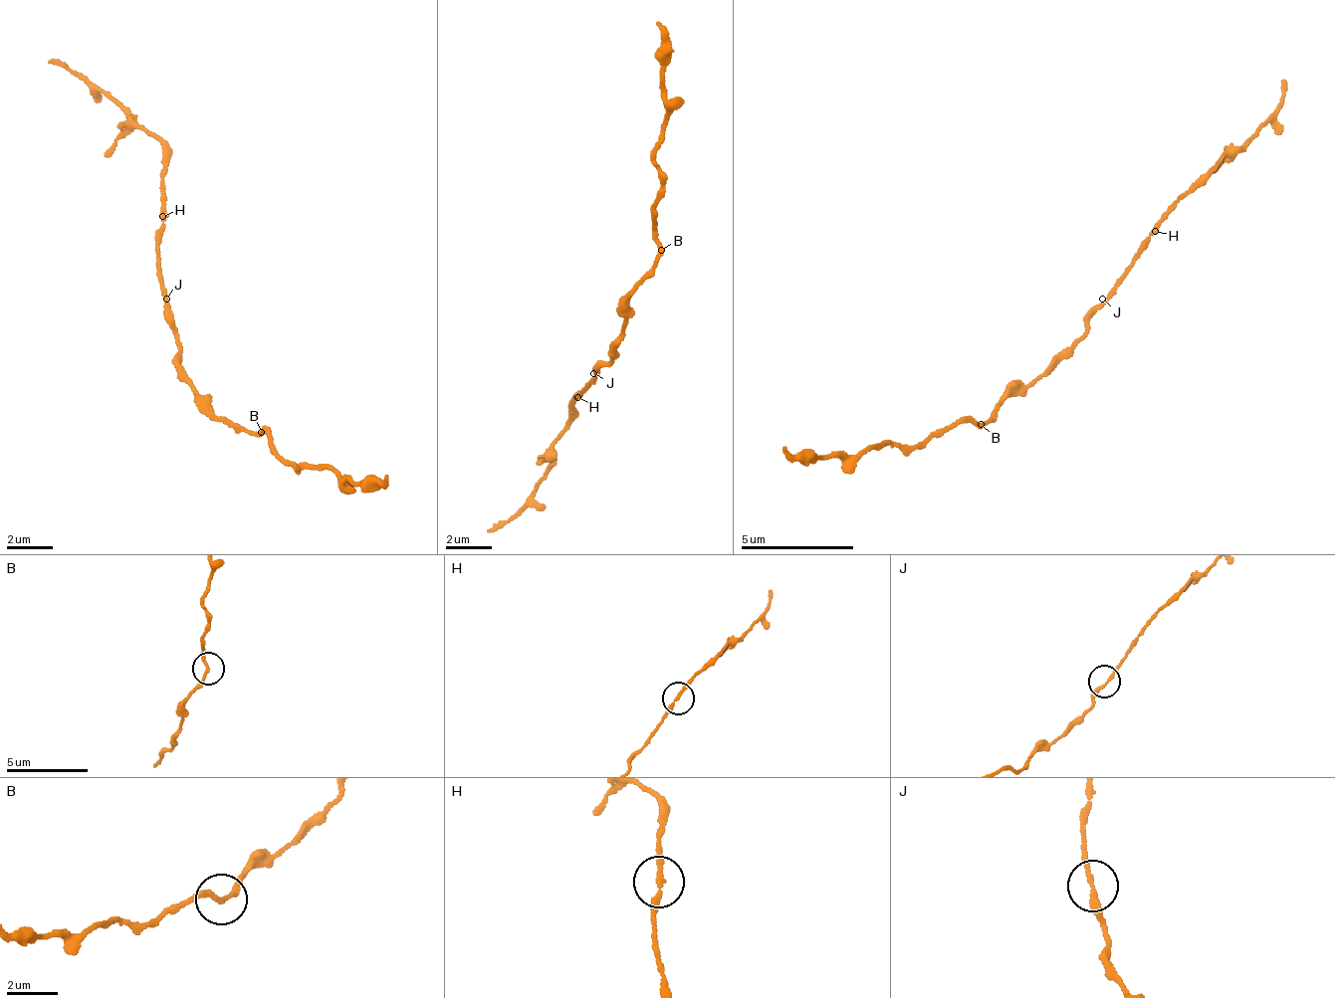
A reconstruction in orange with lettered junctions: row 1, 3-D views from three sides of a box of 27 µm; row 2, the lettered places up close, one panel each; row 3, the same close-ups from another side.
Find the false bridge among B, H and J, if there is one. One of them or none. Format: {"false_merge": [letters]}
{"false_merge": []}

